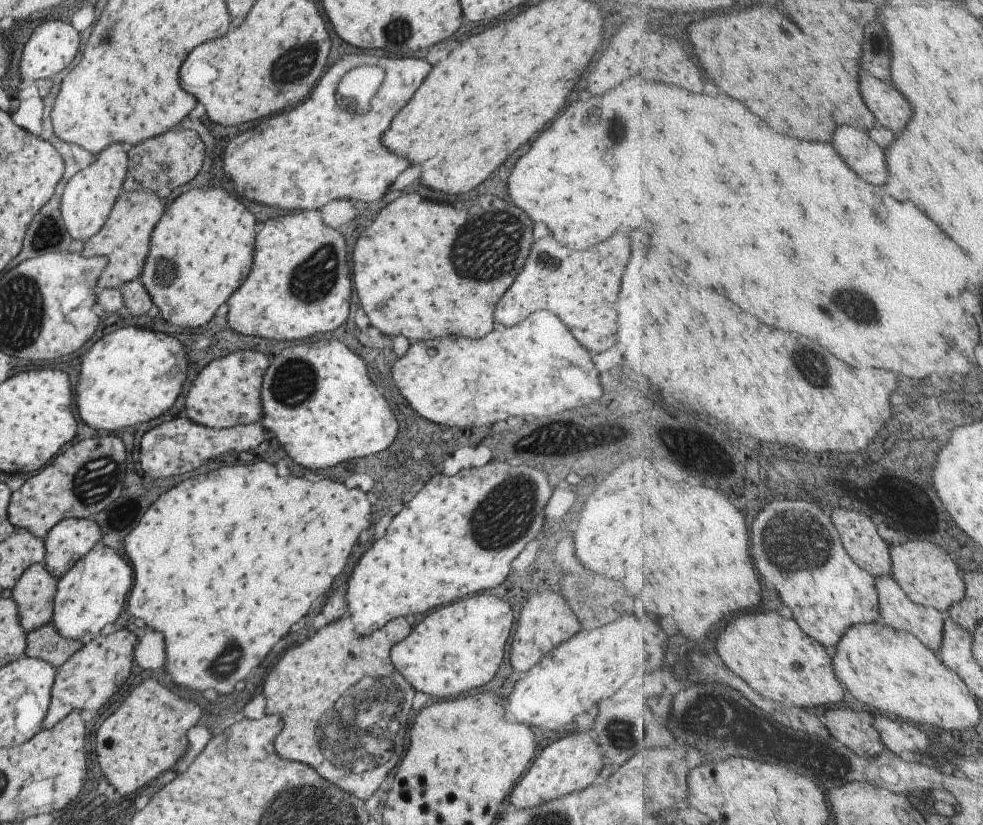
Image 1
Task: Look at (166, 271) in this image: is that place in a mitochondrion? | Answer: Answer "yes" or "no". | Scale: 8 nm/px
yes

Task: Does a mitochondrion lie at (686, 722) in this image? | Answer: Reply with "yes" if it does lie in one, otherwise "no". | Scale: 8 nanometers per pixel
no

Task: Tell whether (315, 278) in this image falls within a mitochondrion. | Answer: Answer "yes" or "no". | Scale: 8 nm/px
yes

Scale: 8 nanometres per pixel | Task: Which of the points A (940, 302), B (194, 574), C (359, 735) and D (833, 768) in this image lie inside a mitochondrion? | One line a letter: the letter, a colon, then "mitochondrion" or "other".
A: other
B: other
C: mitochondrion
D: mitochondrion

